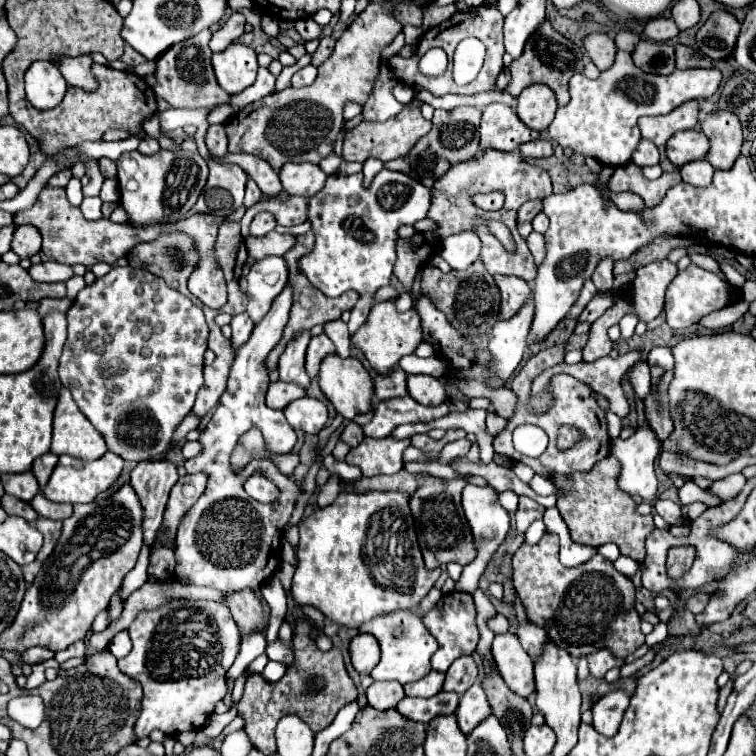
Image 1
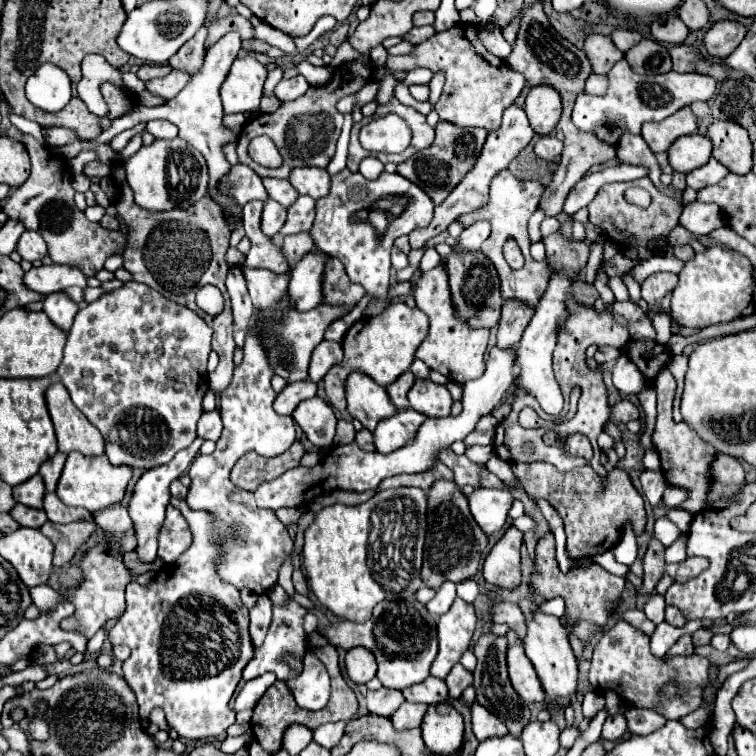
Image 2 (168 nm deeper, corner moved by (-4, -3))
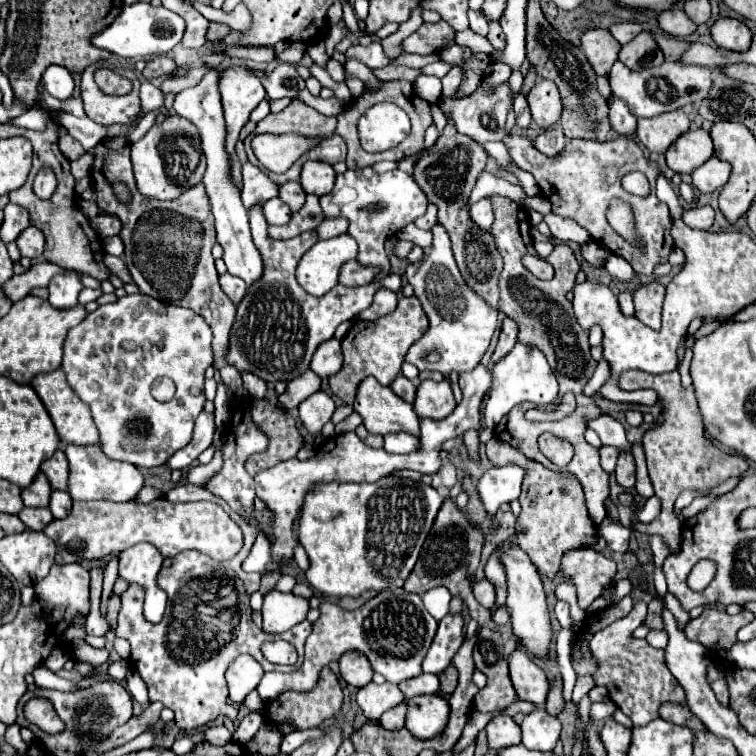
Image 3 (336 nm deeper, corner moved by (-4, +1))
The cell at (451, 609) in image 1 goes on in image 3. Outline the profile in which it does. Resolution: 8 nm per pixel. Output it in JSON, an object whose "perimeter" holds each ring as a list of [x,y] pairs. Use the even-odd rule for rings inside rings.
{"perimeter":[[[460,614],[458,616],[444,616],[438,622],[436,636],[434,636],[432,646],[422,662],[422,672],[440,674],[444,668],[448,668],[452,664],[454,654],[458,652],[460,644],[464,642],[462,626],[464,626],[464,620]]]}

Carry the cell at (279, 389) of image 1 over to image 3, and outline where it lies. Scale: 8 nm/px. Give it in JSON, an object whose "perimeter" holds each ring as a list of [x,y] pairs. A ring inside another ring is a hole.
{"perimeter":[[[308,370],[304,372],[302,376],[298,376],[296,380],[288,382],[288,388],[282,396],[278,396],[278,404],[284,408],[284,410],[292,410],[296,408],[302,400],[306,400],[308,396],[312,396],[316,390],[320,390],[320,378]]]}

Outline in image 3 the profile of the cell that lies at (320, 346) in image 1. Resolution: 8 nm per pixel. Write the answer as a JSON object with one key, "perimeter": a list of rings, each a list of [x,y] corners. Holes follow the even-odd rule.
{"perimeter":[[[332,338],[320,344],[320,348],[314,352],[310,368],[320,376],[332,376],[342,368],[342,350],[340,350],[340,340]]]}

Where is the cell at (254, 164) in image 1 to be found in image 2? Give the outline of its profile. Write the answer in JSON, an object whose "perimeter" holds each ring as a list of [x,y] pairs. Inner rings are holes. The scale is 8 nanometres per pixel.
{"perimeter":[[[262,178],[264,182],[264,188],[268,192],[268,198],[276,200],[278,204],[282,206],[290,206],[296,198],[298,198],[298,192],[292,188],[292,184],[288,180],[278,180],[278,178]]]}

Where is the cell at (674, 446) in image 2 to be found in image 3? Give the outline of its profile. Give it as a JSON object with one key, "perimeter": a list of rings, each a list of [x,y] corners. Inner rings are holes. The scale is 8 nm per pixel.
{"perimeter":[[[628,370],[622,372],[618,378],[620,388],[626,391],[652,388],[658,392],[664,412],[662,412],[662,424],[658,428],[652,428],[644,434],[642,444],[646,450],[646,462],[648,462],[648,474],[654,484],[656,496],[660,500],[660,514],[650,524],[634,524],[632,530],[648,534],[648,536],[660,536],[664,544],[670,548],[670,554],[676,554],[680,550],[680,522],[674,514],[674,502],[682,490],[696,490],[696,492],[708,492],[710,488],[718,486],[730,476],[742,476],[750,464],[744,458],[726,454],[712,446],[712,442],[704,436],[700,410],[694,393],[694,388],[684,389],[680,384],[680,374],[666,372],[666,374],[649,374],[640,370]]]}

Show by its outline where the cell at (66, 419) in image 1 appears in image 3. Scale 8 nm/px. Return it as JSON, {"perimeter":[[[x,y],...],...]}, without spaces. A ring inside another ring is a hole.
{"perimeter":[[[60,368],[54,372],[42,372],[40,376],[34,376],[30,386],[34,386],[36,394],[44,402],[44,406],[46,406],[46,410],[48,410],[48,414],[50,414],[56,430],[58,430],[62,444],[84,446],[84,444],[96,444],[98,442],[98,430],[96,430],[96,424],[90,416],[90,408],[86,404],[82,404],[82,400],[70,388],[70,384],[68,384],[68,380]]]}

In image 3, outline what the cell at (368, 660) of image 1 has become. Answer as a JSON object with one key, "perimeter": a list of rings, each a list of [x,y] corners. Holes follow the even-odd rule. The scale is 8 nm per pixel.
{"perimeter":[[[352,650],[340,658],[340,676],[346,680],[346,684],[362,688],[372,680],[372,674],[374,670],[364,654]]]}

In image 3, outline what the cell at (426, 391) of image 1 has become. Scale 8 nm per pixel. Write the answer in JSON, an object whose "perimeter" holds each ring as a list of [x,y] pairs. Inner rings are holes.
{"perimeter":[[[448,380],[420,382],[416,400],[414,400],[414,410],[420,418],[440,420],[440,418],[446,418],[454,408],[456,408],[456,400],[454,400]]]}

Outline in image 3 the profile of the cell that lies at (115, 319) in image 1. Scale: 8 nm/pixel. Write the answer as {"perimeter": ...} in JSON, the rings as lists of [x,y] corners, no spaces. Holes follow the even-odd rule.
{"perimeter":[[[132,294],[132,296],[124,296],[120,298],[118,302],[114,304],[106,304],[106,306],[100,306],[96,312],[90,312],[78,326],[74,326],[70,332],[68,332],[68,338],[64,342],[64,360],[62,360],[62,370],[66,372],[66,378],[72,386],[72,390],[90,406],[92,410],[92,418],[98,426],[98,432],[100,432],[100,444],[102,444],[102,450],[108,458],[112,460],[120,460],[120,462],[130,462],[138,468],[154,468],[154,466],[164,466],[168,462],[168,458],[184,448],[190,440],[192,440],[192,430],[194,430],[194,420],[198,418],[198,414],[202,412],[204,408],[204,372],[208,366],[212,366],[212,330],[210,326],[204,322],[202,316],[198,316],[196,312],[188,310],[188,308],[180,308],[180,306],[172,306],[172,304],[164,304],[160,300],[154,300],[146,294]],[[162,376],[168,376],[174,380],[176,384],[176,396],[168,402],[158,402],[152,394],[150,394],[150,388],[152,388],[152,382],[156,378],[162,378]]]}

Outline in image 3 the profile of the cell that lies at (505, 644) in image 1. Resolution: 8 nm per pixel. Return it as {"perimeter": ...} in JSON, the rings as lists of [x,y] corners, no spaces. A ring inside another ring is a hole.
{"perimeter":[[[516,650],[510,656],[510,678],[516,690],[518,700],[526,700],[536,704],[538,708],[544,706],[548,694],[548,678],[542,668],[538,668],[524,652]]]}

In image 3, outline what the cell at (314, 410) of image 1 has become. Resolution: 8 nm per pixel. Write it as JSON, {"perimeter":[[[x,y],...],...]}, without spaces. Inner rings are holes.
{"perimeter":[[[314,392],[310,398],[306,398],[298,410],[300,410],[300,420],[304,424],[304,428],[310,434],[318,434],[322,430],[322,426],[332,418],[334,414],[334,400],[324,394],[324,392]]]}

